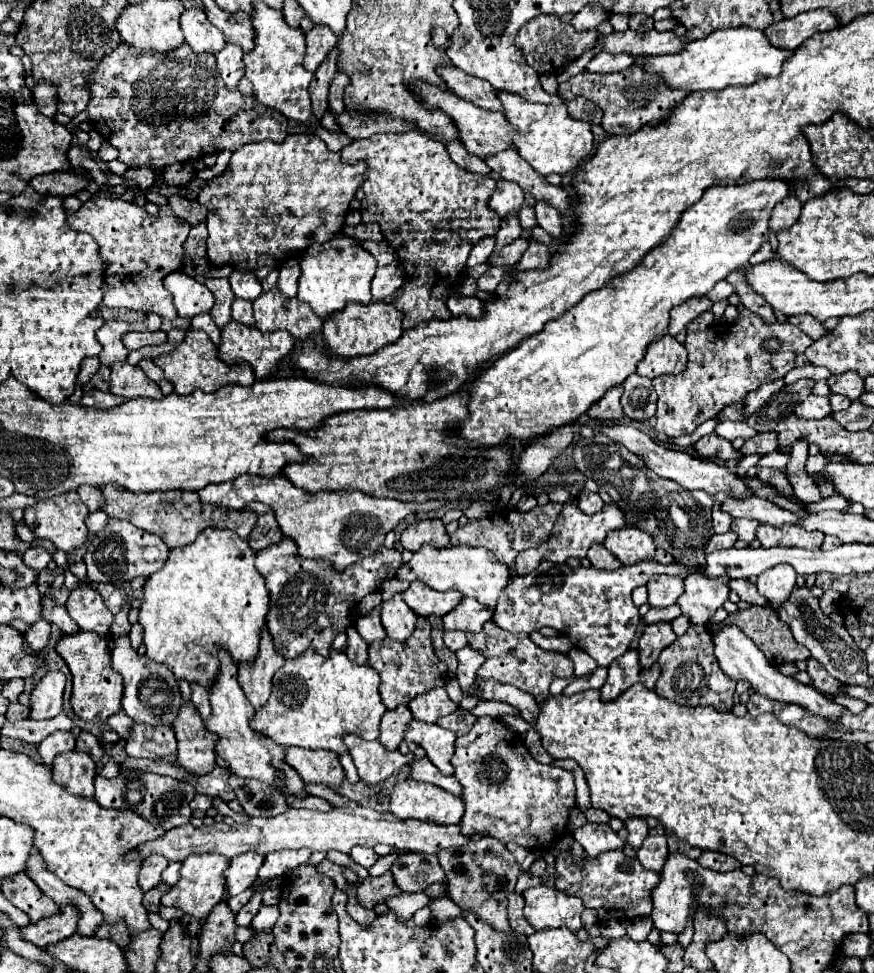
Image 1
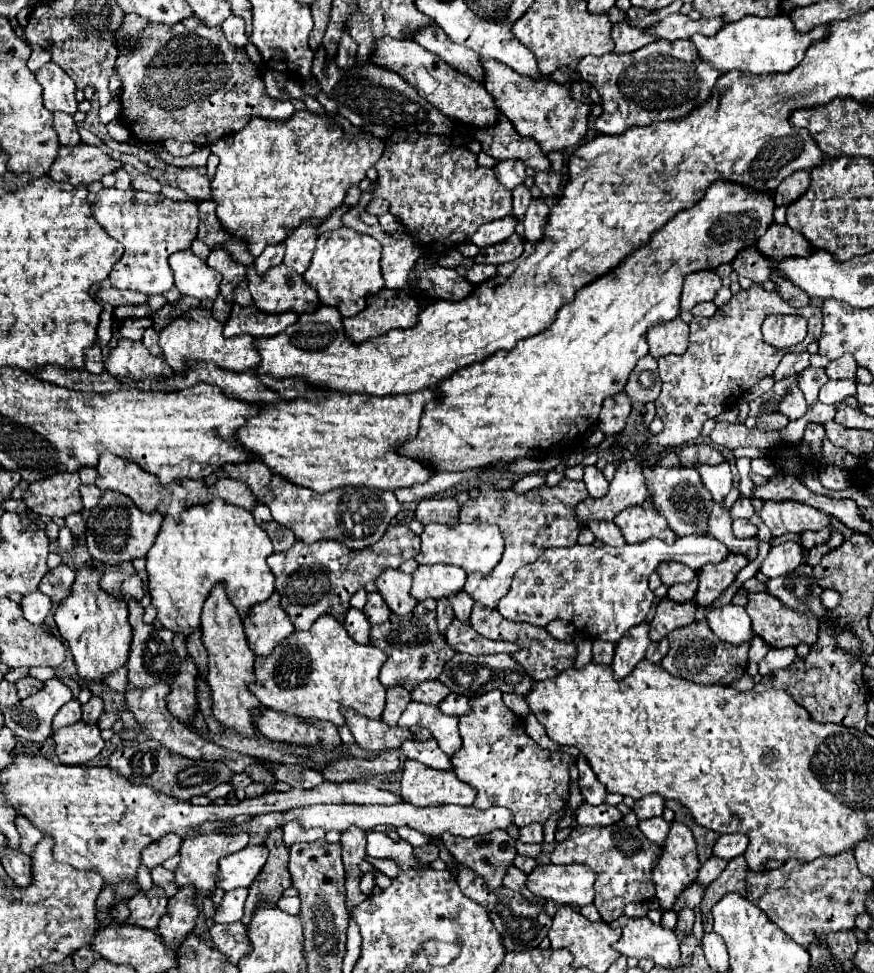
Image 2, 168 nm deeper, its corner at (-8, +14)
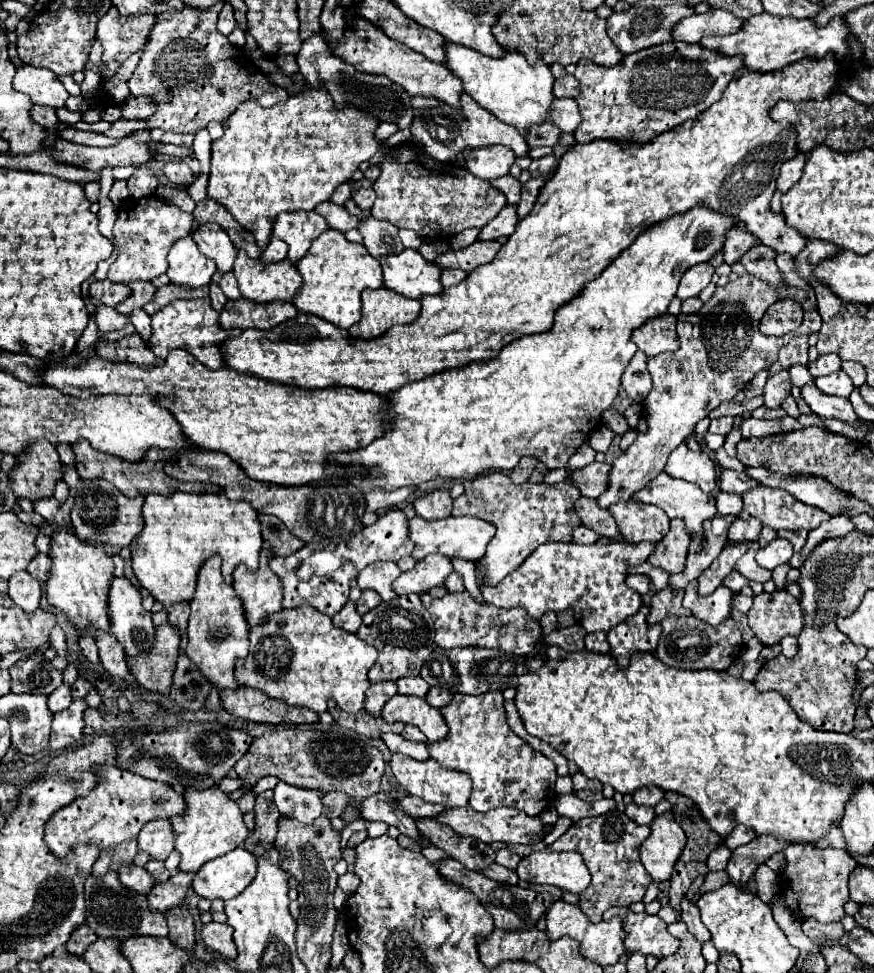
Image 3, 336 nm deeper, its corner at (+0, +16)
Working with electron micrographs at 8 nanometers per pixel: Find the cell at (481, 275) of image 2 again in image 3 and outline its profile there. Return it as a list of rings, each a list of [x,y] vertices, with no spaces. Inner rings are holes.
[[[443,270],[441,272],[441,286],[443,288],[449,288],[449,286],[455,286],[459,284],[461,280],[465,280],[467,272],[461,272],[461,270]]]

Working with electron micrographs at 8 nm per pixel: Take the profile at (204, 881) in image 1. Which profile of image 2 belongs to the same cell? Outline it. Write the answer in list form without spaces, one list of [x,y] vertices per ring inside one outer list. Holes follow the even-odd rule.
[[[203,822],[199,824],[199,834],[193,836],[193,838],[187,838],[183,840],[183,846],[181,846],[181,862],[175,870],[175,882],[179,888],[183,886],[193,886],[195,890],[201,890],[201,892],[211,892],[217,888],[217,862],[223,858],[223,856],[229,856],[241,848],[247,846],[249,842],[249,836],[247,834],[225,834],[223,828],[227,824],[225,822]]]

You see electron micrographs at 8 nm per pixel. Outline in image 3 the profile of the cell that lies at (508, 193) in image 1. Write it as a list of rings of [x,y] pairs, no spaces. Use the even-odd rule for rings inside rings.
[[[495,144],[493,148],[473,148],[467,156],[467,170],[473,172],[473,176],[477,178],[495,180],[507,176],[513,162],[513,152],[509,152],[509,148],[501,148]]]

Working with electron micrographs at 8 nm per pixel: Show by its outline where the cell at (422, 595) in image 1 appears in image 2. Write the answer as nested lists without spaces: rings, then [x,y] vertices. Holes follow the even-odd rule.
[[[431,564],[431,566],[419,566],[413,574],[413,586],[411,596],[421,600],[427,598],[447,598],[457,594],[465,584],[465,570],[451,566],[451,564]]]

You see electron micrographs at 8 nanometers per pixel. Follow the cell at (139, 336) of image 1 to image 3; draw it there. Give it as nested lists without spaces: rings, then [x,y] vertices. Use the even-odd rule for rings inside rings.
[[[103,304],[95,308],[95,324],[97,324],[101,334],[111,332],[111,330],[121,330],[127,324],[127,320],[129,318],[119,314],[115,308],[109,308],[109,306],[103,306]]]

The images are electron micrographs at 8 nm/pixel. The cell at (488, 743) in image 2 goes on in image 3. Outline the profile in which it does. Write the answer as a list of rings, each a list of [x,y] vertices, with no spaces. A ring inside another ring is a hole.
[[[489,690],[481,696],[453,694],[453,700],[441,708],[449,726],[449,734],[441,742],[429,742],[429,756],[441,766],[463,770],[473,780],[469,806],[477,812],[487,812],[499,806],[513,806],[529,816],[539,816],[553,800],[551,786],[557,780],[553,760],[533,750],[509,726],[503,708],[501,690]]]

